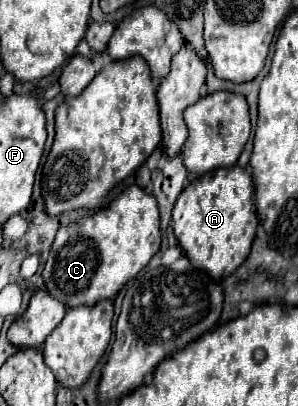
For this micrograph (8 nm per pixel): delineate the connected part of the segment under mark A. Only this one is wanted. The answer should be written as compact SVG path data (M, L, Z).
M234 164L194 178L176 200L172 224L178 244L194 268L208 272L214 280L228 276L248 258L258 228L250 172Z

